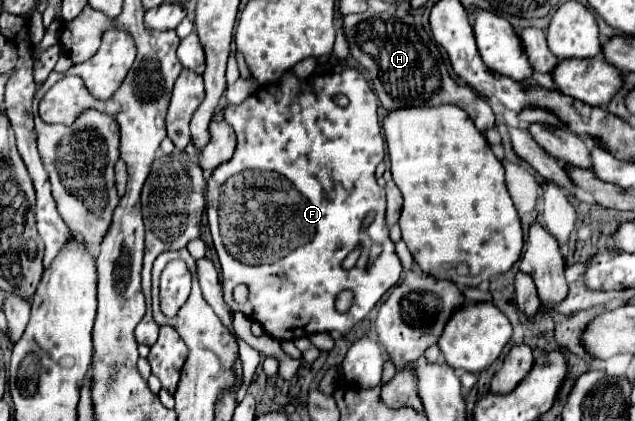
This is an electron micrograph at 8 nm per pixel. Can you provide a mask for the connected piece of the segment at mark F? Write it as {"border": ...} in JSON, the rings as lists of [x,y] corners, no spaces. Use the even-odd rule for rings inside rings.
{"border":[[[346,68],[340,74],[314,74],[304,80],[288,70],[276,84],[260,86],[240,106],[228,106],[224,120],[236,132],[236,152],[228,164],[220,164],[220,168],[210,174],[206,186],[206,214],[218,220],[214,248],[222,264],[224,302],[234,312],[242,312],[246,318],[258,322],[268,336],[280,342],[330,330],[346,334],[402,276],[400,260],[384,224],[384,188],[380,188],[374,178],[376,166],[384,160],[384,138],[378,118],[378,100],[370,82],[356,68]],[[336,94],[346,94],[350,104],[346,108],[334,104]],[[368,212],[376,216],[364,226]],[[356,244],[364,246],[362,256],[354,268],[344,270],[342,260]],[[372,244],[380,244],[382,254],[368,266]],[[238,284],[250,288],[250,298],[242,306],[232,300],[232,290]],[[346,288],[356,292],[356,300],[348,314],[338,314],[334,310],[334,298]]]}

